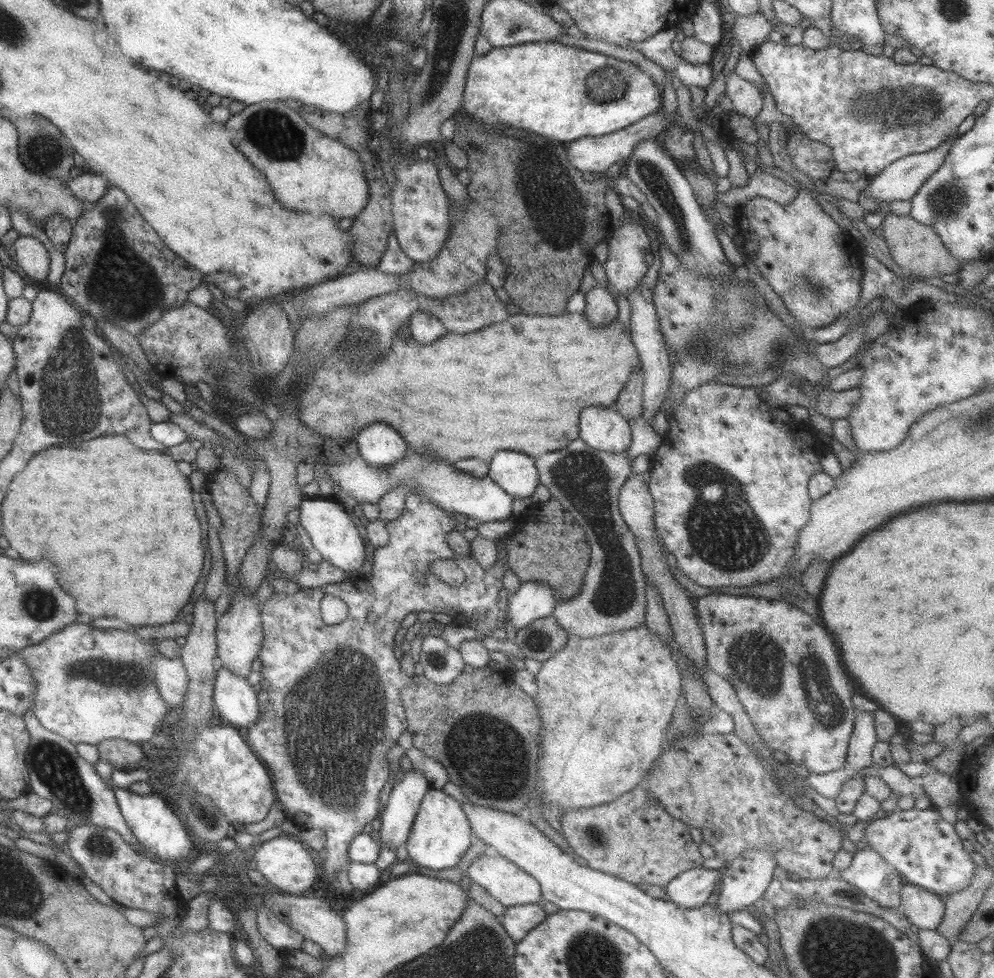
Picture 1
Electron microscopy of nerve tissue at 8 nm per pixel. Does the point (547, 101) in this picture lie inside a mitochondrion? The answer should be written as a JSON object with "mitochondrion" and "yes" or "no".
{"mitochondrion":"no"}

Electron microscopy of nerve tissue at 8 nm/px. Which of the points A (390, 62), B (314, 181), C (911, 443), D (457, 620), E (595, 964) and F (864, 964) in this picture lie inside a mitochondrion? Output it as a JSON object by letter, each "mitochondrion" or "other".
{"A":"other","B":"other","C":"other","D":"other","E":"mitochondrion","F":"mitochondrion"}

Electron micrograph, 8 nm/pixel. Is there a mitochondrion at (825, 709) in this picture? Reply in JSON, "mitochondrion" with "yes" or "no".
{"mitochondrion":"yes"}

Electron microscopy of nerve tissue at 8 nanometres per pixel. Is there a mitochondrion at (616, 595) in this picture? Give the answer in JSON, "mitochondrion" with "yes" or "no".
{"mitochondrion":"yes"}

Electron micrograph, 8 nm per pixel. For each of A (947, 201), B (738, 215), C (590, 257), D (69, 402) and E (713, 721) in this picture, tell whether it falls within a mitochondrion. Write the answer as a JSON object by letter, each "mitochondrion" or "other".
{"A":"mitochondrion","B":"other","C":"other","D":"mitochondrion","E":"other"}

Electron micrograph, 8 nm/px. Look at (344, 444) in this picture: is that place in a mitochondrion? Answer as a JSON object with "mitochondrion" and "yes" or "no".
{"mitochondrion":"no"}

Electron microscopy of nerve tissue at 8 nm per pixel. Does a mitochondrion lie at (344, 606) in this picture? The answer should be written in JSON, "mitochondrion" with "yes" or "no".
{"mitochondrion":"no"}

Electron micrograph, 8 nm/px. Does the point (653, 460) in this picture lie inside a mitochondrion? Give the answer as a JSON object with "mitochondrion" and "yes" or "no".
{"mitochondrion":"no"}

